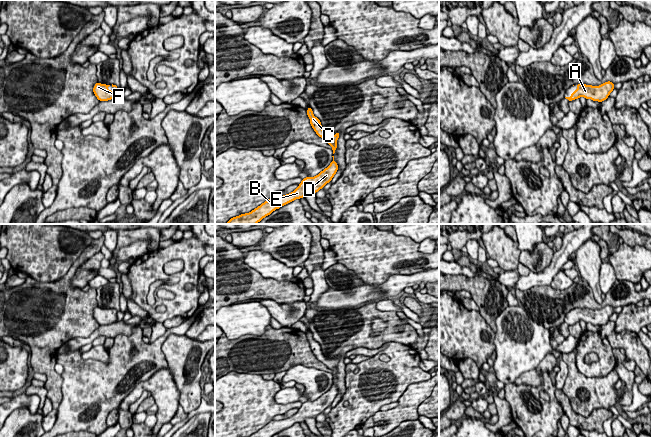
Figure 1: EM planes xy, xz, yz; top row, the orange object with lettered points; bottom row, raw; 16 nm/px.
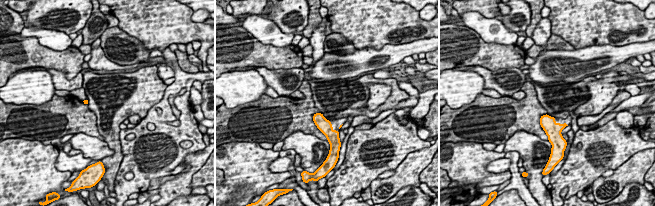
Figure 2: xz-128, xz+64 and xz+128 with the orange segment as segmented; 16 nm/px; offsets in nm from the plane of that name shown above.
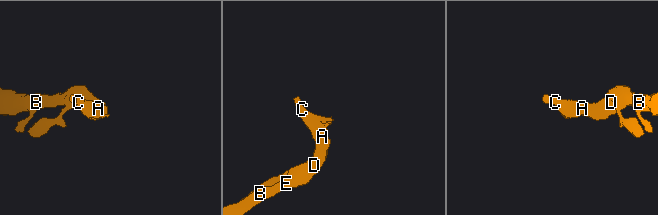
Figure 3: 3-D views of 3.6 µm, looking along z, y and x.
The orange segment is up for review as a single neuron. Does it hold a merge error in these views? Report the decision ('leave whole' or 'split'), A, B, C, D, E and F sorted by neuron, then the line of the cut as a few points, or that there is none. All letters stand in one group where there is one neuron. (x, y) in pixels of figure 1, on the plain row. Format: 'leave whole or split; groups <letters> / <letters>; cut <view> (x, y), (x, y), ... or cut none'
leave whole; groups A B C D E F; cut none

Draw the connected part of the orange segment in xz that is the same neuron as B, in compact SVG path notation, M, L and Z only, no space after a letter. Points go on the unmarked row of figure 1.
M334 380L330 389L321 395L315 401L306 401L302 403L301 407L298 409L298 412L293 416L274 421L262 427L260 430L255 432L249 437L272 437L276 433L294 425L295 423L304 422L306 418L315 418L320 413L322 413L327 407L331 406L332 402L338 394L338 389L334 384Z

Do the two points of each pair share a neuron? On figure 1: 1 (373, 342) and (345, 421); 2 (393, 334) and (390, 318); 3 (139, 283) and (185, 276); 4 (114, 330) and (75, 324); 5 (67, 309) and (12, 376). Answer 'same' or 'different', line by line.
1: different
2: same
3: same
4: different
5: different

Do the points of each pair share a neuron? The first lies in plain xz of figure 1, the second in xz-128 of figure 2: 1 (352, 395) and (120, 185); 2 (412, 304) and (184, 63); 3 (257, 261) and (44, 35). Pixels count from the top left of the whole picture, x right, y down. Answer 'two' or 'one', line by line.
1: one
2: one
3: one

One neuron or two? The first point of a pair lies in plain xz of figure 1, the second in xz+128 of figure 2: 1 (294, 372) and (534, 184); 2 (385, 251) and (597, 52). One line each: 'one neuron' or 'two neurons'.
1: one neuron
2: two neurons

